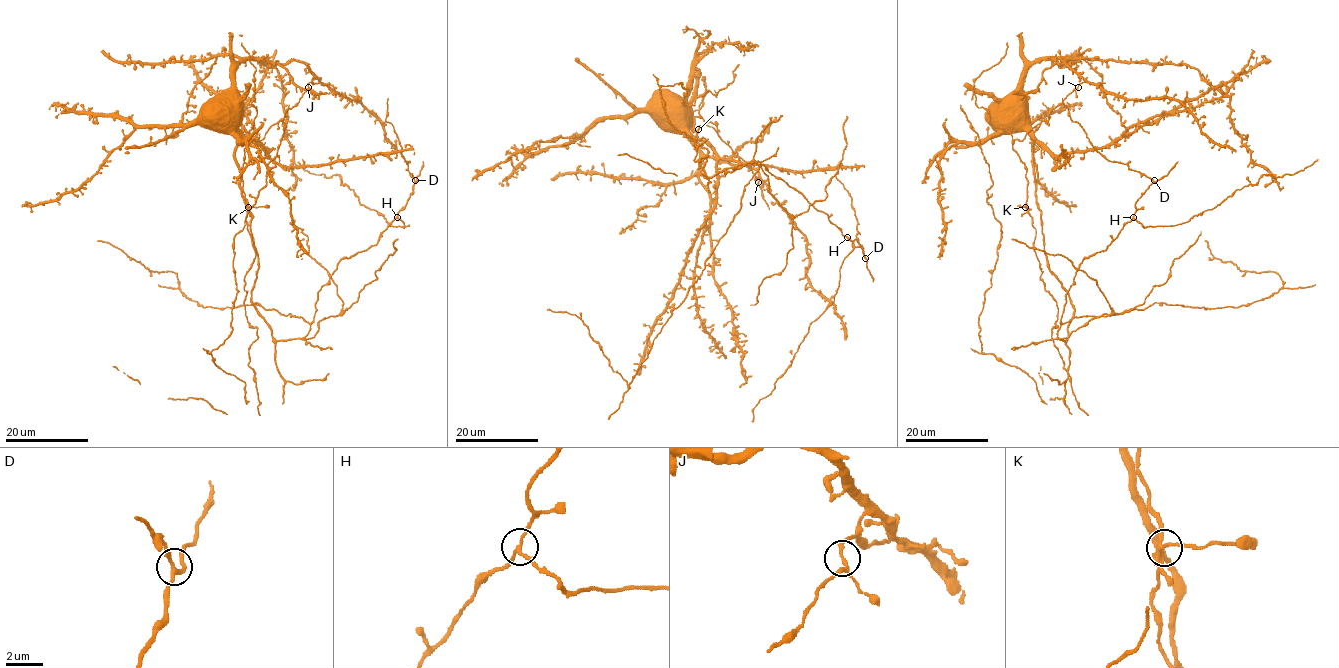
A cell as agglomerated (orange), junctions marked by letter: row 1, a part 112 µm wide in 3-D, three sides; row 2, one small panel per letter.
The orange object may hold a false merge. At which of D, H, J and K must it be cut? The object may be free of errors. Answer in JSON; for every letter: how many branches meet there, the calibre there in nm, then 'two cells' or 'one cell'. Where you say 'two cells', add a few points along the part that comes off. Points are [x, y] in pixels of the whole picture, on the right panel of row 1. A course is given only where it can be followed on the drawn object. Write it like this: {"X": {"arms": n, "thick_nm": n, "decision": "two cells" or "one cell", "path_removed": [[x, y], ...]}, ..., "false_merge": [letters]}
{"D": {"arms": 3, "thick_nm": 200, "decision": "one cell"}, "H": {"arms": 3, "thick_nm": 170, "decision": "one cell"}, "J": {"arms": 3, "thick_nm": 140, "decision": "one cell"}, "K": {"arms": 3, "thick_nm": 220, "decision": "one cell"}, "false_merge": []}

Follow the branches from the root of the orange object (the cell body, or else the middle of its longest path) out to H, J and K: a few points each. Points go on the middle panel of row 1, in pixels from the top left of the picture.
H: (663, 99), (678, 99), (685, 136), (708, 150), (701, 170), (706, 178), (758, 162), (823, 211), (847, 237)
J: (663, 99), (663, 96), (683, 130), (702, 153), (732, 164), (752, 167), (766, 188), (762, 190), (758, 181)
K: (663, 99), (702, 153), (752, 167), (766, 188), (760, 188), (714, 129), (695, 116), (691, 131), (698, 129)

